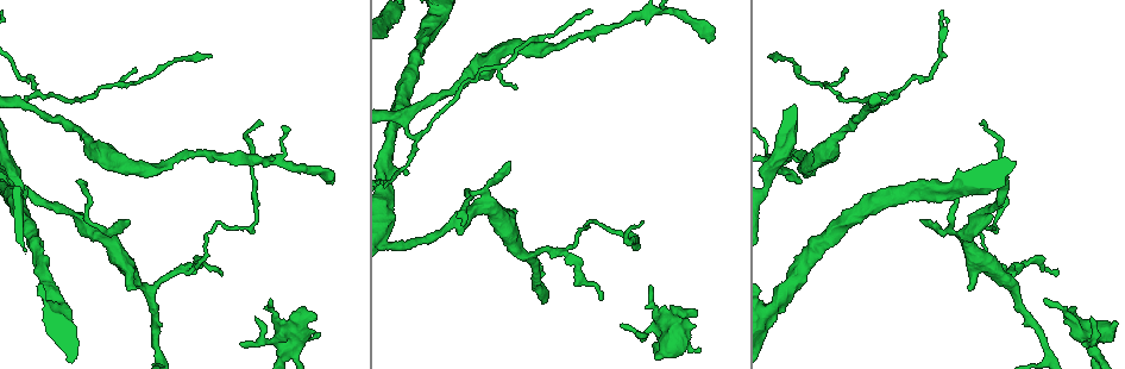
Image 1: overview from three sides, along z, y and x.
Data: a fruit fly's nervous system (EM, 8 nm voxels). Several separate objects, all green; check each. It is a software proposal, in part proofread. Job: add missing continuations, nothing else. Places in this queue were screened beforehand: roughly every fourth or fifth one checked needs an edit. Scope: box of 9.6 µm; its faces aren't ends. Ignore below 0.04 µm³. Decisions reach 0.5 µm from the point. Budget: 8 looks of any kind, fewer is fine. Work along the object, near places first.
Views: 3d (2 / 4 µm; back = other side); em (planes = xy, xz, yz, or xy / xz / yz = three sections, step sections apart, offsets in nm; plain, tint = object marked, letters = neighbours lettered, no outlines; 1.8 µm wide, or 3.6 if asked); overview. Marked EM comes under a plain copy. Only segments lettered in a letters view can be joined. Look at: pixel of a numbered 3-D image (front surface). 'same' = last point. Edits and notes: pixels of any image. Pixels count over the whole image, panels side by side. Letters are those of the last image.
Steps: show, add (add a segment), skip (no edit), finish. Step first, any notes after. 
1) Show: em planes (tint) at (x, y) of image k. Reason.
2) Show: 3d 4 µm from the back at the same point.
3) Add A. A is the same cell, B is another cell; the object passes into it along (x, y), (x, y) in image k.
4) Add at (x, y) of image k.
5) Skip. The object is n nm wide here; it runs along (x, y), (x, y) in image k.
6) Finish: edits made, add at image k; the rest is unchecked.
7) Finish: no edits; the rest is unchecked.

Show: 3d 2 µm at (1011, 268) of image 1. Abrupt turn.

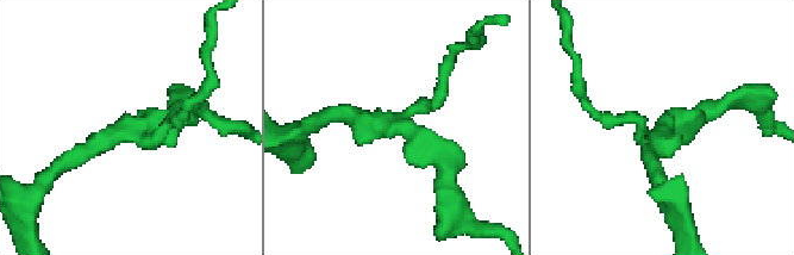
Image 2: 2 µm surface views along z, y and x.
Show: em planes (tint) at (414, 124) of image 2. Now the EM.

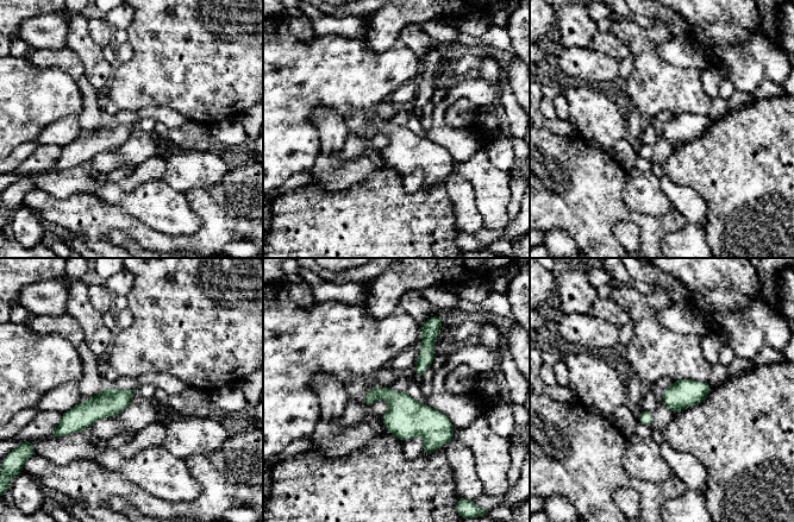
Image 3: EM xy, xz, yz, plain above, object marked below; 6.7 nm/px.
Show: em planes (letters) at the same point. What lies round it.

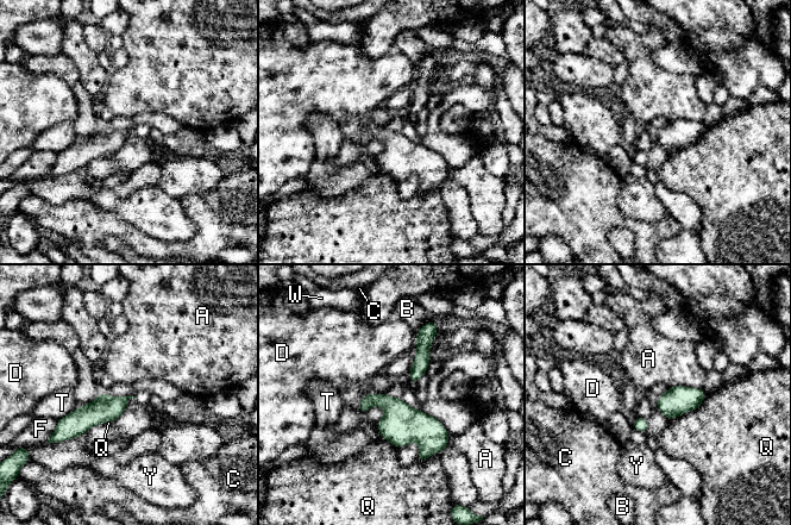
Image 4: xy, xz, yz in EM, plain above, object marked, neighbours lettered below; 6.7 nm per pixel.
Skip. A, B, C, D, F, Q, T, W and Y are other cells; a border runs along (671, 386), (702, 388) in image 4; no lettered segment goes on from it.

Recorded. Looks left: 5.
Show: 3d 2 µm at (135, 287) of image 1. Branch stops here.

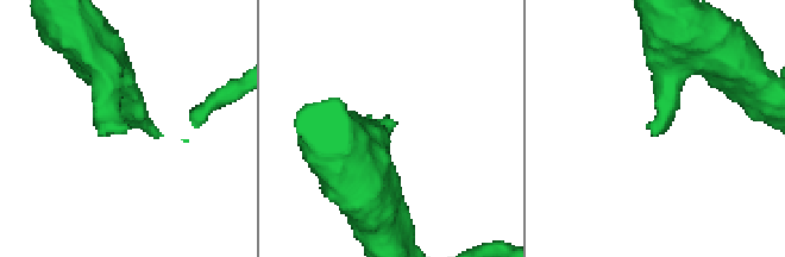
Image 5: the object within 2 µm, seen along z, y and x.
Show: em xz step 16 (tint) at (389, 116) of image 5.

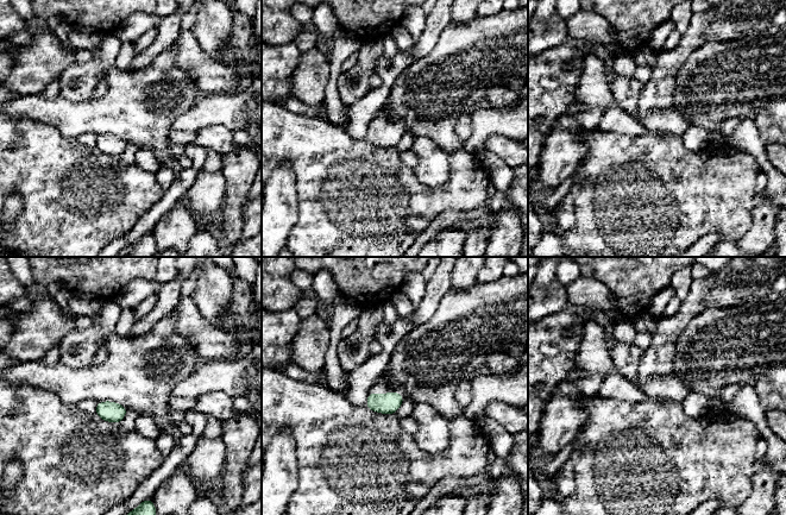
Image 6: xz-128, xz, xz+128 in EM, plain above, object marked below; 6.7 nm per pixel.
Show: em planes (letters) at the same point. Another direction.

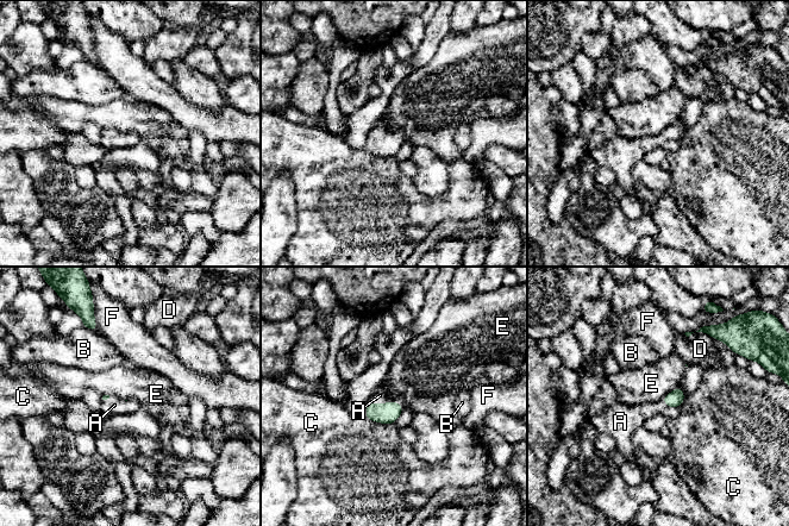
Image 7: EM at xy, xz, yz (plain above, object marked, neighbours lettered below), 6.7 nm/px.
Add A. A is the same cell, B, C, D, E and F are other cells; the object passes into it along (386, 413), (388, 402), (380, 395) in image 7; it goes on there.

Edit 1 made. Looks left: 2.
Show: 3d 2 µm at (316, 318) of image 1. Branch stops here.

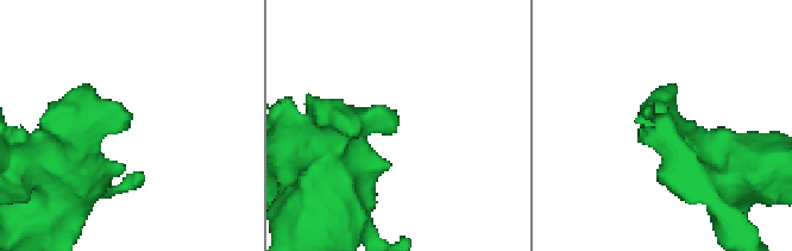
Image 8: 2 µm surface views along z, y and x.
Show: em planes (letters) at (396, 118) of image 8.

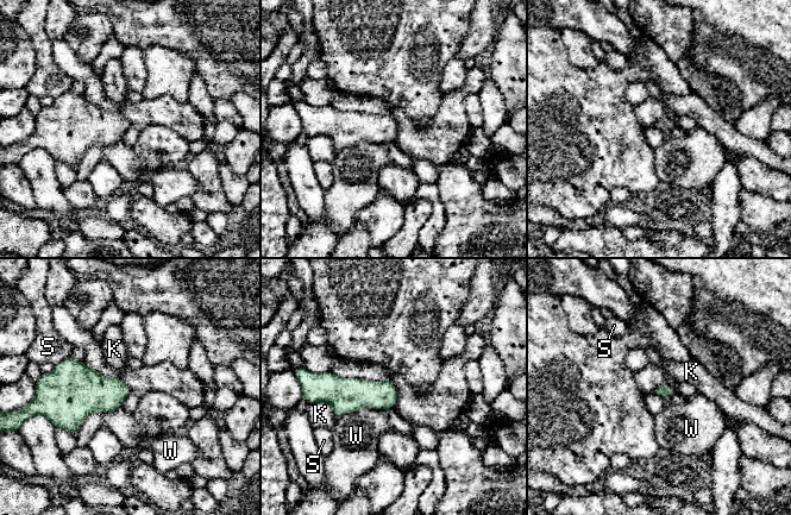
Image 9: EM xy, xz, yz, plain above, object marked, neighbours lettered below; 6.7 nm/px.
Skip. K, S and W are other cells; a border runs along (381, 409), (356, 408), (338, 419) in image 9; no lettered segment goes on from it.

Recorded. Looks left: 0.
Finish: edits made, add at image 7; the rest is unchecked.

